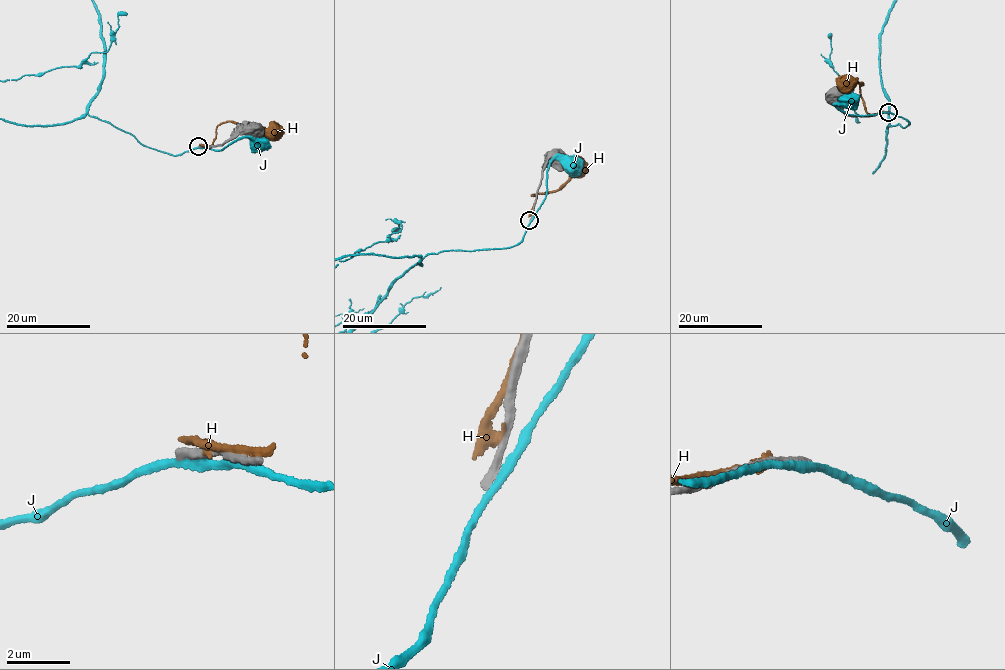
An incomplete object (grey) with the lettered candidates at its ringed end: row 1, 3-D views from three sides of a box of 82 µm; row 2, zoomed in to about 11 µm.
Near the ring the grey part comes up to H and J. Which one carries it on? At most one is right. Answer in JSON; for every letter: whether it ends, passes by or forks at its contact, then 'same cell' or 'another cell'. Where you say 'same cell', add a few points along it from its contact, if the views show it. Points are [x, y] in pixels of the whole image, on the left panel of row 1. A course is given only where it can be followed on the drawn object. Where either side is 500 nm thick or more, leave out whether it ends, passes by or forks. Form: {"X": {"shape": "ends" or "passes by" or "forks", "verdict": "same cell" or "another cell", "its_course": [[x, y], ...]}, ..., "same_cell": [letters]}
{"H": {"shape": "ends", "verdict": "another cell"}, "J": {"shape": "passes by", "verdict": "another cell"}, "same_cell": []}

